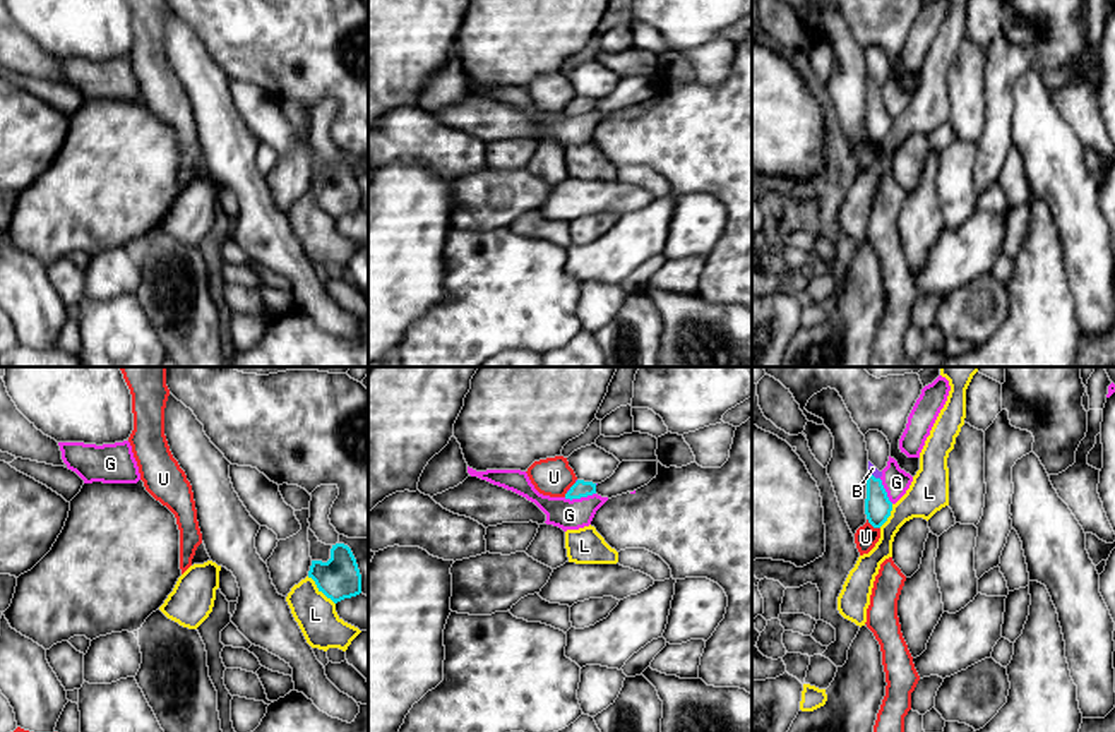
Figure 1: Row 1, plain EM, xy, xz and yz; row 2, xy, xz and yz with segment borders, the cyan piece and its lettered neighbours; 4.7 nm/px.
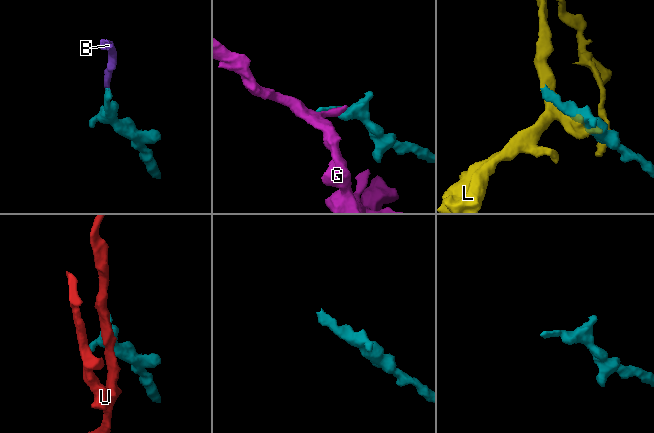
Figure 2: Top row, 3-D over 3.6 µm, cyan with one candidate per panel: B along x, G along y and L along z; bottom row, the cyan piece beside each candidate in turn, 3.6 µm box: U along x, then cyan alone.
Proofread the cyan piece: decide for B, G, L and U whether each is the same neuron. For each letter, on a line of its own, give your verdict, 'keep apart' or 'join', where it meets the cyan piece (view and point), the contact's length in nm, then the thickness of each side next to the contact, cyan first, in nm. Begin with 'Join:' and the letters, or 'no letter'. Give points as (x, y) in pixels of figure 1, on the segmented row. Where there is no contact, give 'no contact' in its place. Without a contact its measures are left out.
Join: B
B: join | yz (872, 475) | 70 nm | 130/40 nm
G: keep apart | xz (579, 498) | 150 nm | 80/140 nm
L: keep apart | xy (321, 590) | 190 nm | 200/190 nm
U: keep apart | yz (872, 525) | 80 nm | 130/110 nm

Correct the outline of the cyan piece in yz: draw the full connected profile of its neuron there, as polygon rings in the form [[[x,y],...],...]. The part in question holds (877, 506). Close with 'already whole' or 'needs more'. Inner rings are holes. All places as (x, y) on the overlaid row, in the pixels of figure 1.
[[[868,461],[865,514],[874,528],[880,528],[892,511],[892,502],[882,485],[882,471]]]; needs more

